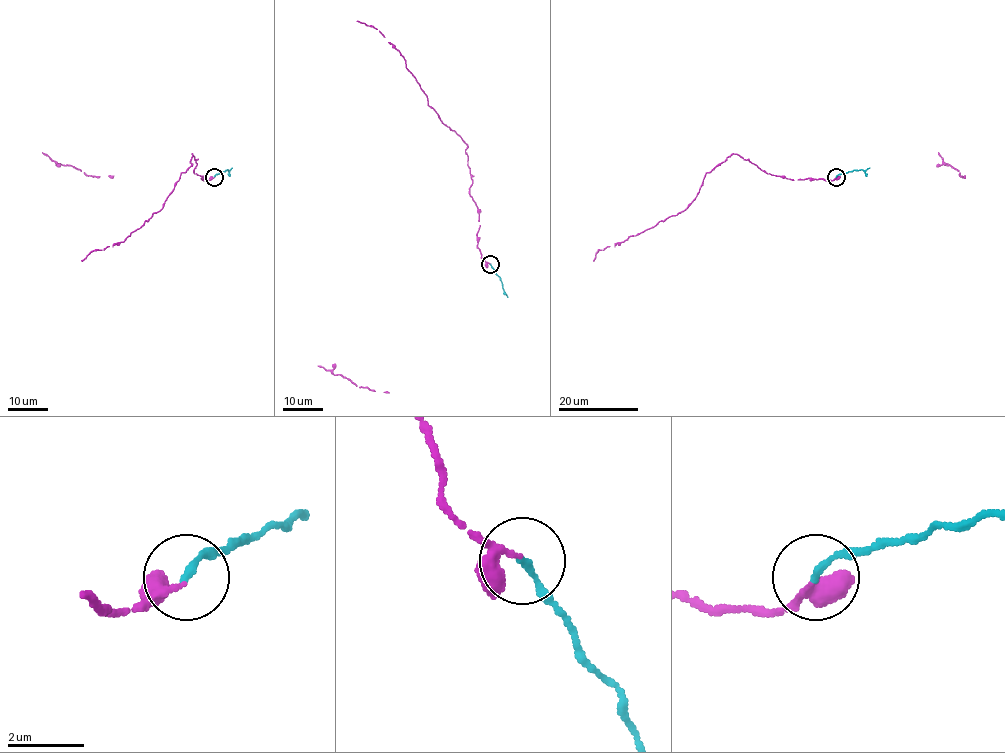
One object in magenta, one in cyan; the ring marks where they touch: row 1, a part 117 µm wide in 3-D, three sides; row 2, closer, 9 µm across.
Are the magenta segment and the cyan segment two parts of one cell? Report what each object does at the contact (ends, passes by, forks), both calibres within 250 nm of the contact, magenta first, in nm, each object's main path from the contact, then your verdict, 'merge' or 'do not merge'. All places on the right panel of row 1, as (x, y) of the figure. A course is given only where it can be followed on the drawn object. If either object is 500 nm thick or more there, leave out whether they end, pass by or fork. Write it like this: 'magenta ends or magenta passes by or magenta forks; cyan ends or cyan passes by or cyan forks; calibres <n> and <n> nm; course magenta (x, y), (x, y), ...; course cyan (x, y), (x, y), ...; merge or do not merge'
magenta passes by; cyan ends; calibres 150 and 180 nm; course magenta (836, 177), (787, 179), (767, 174), (732, 154), (706, 174), (699, 193), (686, 209), (599, 250), (594, 261); course cyan (836, 177), (870, 168); merge

